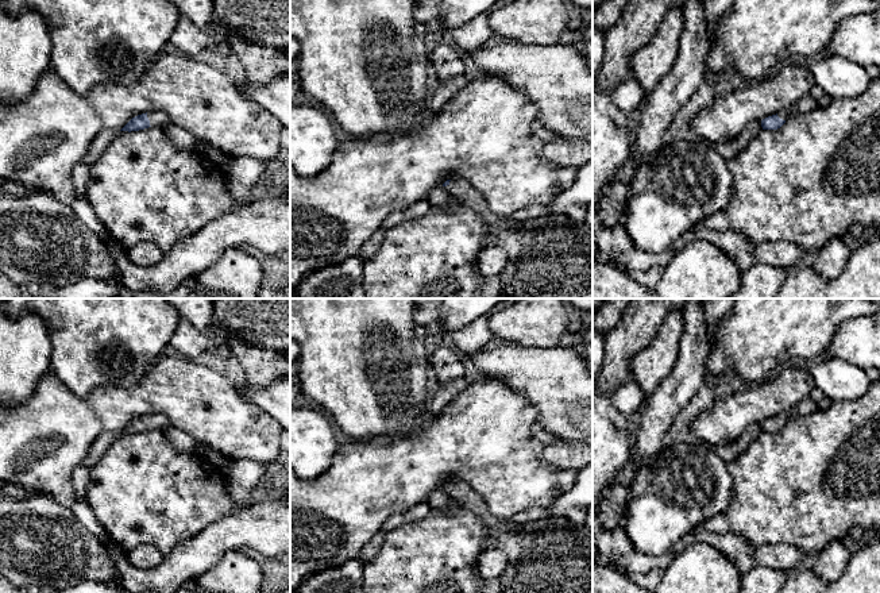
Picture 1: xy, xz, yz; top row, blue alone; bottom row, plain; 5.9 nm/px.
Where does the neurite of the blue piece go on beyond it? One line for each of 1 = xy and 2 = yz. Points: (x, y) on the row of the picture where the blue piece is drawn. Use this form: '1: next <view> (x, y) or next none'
1: next xy (157, 118)
2: next yz (784, 114)

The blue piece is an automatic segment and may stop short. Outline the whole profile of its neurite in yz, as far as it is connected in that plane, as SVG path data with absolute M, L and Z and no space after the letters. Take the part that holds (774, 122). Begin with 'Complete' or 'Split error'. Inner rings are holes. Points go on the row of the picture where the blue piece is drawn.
Split error. M783 109L776 115L768 116L761 120L763 130L777 130L780 128L786 120L791 116L791 109Z

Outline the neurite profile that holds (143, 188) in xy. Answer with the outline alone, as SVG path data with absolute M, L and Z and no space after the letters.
M161 127L131 132L117 131L104 154L90 165L86 196L111 238L123 249L127 250L140 242L150 242L165 254L181 240L235 209L221 166L196 147L177 147Z

